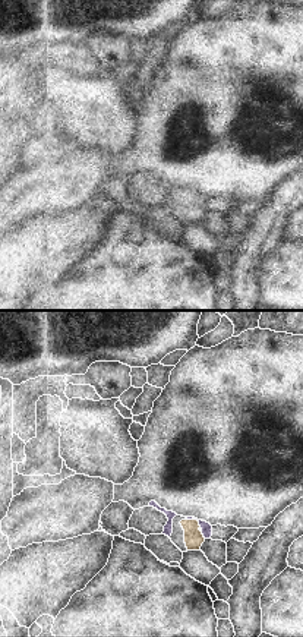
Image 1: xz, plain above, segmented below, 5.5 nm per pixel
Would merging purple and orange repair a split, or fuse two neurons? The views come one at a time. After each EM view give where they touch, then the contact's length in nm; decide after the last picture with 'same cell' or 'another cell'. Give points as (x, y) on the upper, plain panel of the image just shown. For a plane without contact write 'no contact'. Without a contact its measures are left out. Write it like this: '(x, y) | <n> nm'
(195, 191) | 90 nm

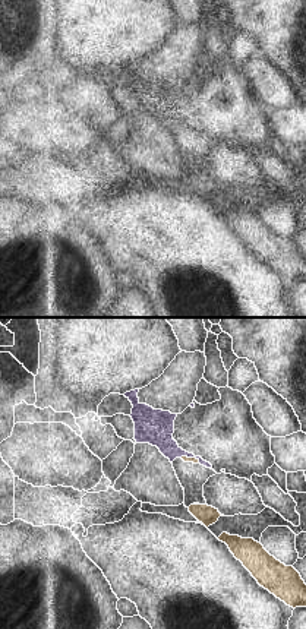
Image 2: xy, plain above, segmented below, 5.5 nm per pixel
(191, 129) | 120 nm

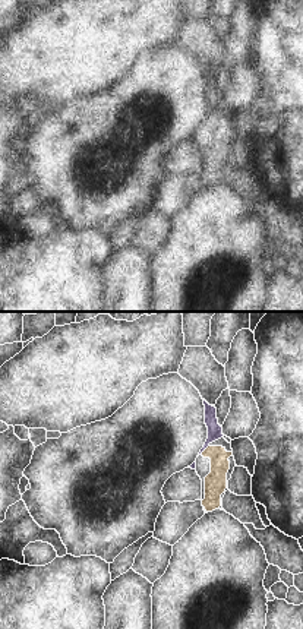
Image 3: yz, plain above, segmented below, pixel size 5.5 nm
(205, 120) | 70 nm

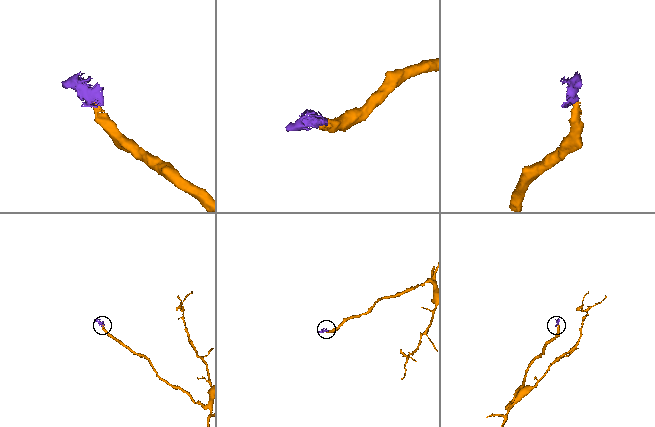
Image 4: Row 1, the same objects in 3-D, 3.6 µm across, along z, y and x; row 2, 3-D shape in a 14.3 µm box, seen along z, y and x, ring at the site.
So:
same cell

